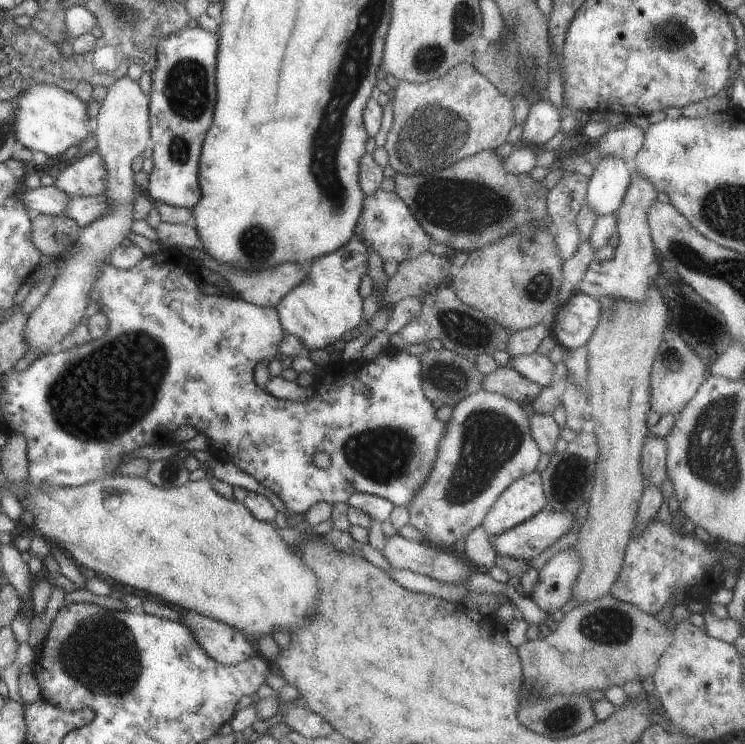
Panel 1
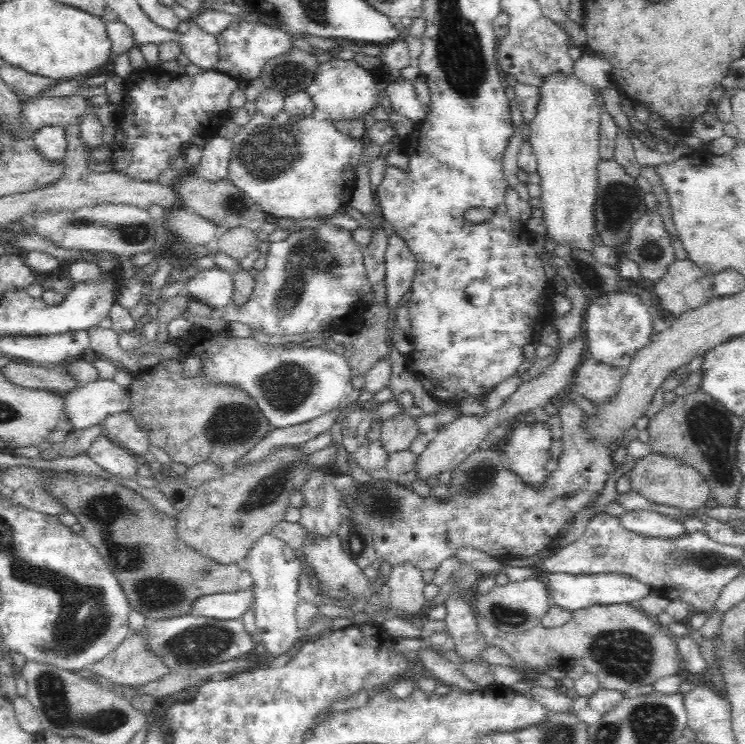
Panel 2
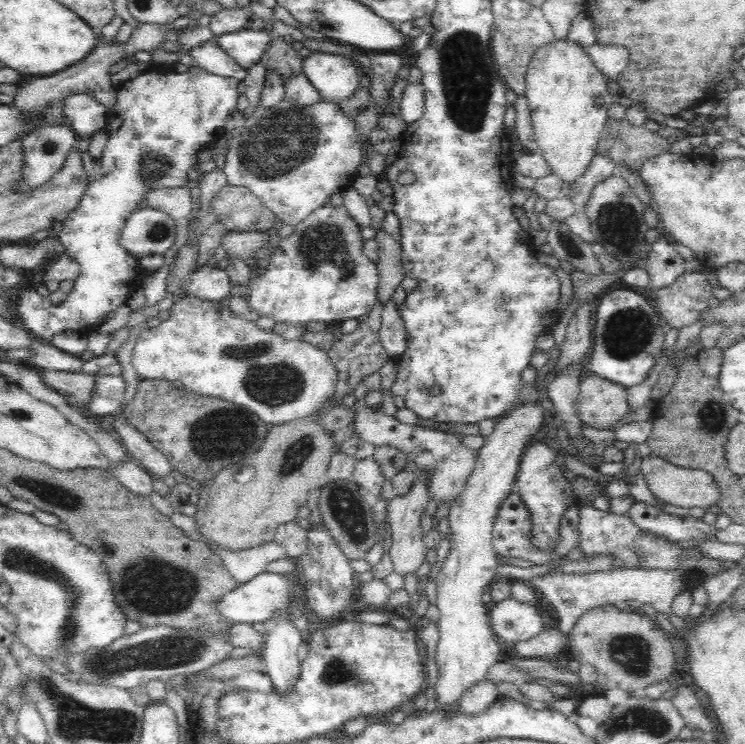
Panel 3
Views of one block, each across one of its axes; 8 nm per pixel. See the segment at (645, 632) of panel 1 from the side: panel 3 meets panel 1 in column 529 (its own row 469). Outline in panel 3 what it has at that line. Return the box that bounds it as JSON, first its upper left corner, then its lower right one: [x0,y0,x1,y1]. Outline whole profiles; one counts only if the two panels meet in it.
[640,454,720,511]

